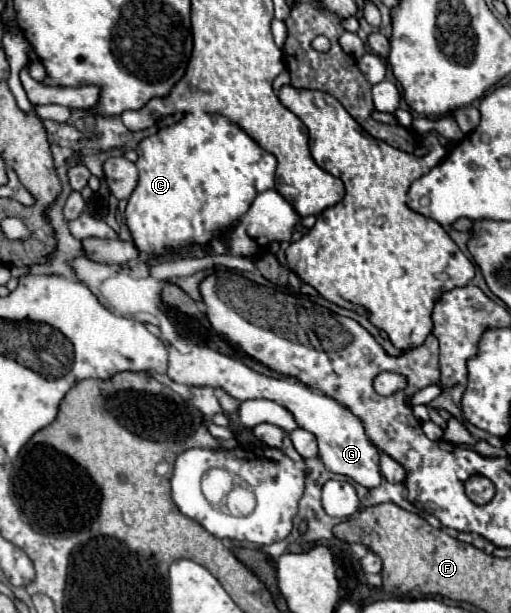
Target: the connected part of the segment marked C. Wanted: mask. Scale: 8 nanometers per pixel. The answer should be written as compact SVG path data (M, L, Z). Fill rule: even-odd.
M186 113L178 123L162 127L156 135L143 139L136 152L140 155L136 161L140 179L126 207L126 225L140 249L140 263L132 269L132 277L148 277L148 259L160 257L168 247L208 243L214 233L222 231L246 213L256 193L274 189L274 155L264 151L246 131L224 115Z

